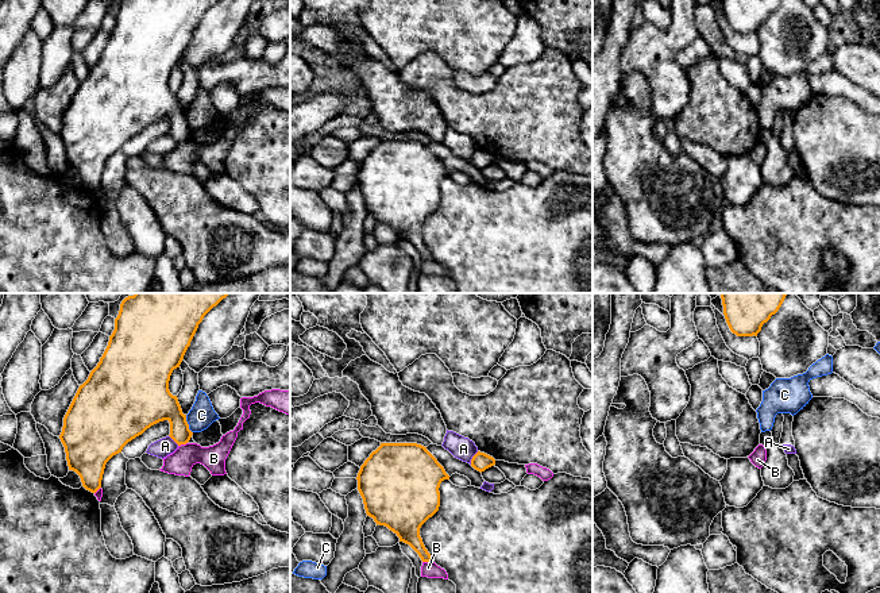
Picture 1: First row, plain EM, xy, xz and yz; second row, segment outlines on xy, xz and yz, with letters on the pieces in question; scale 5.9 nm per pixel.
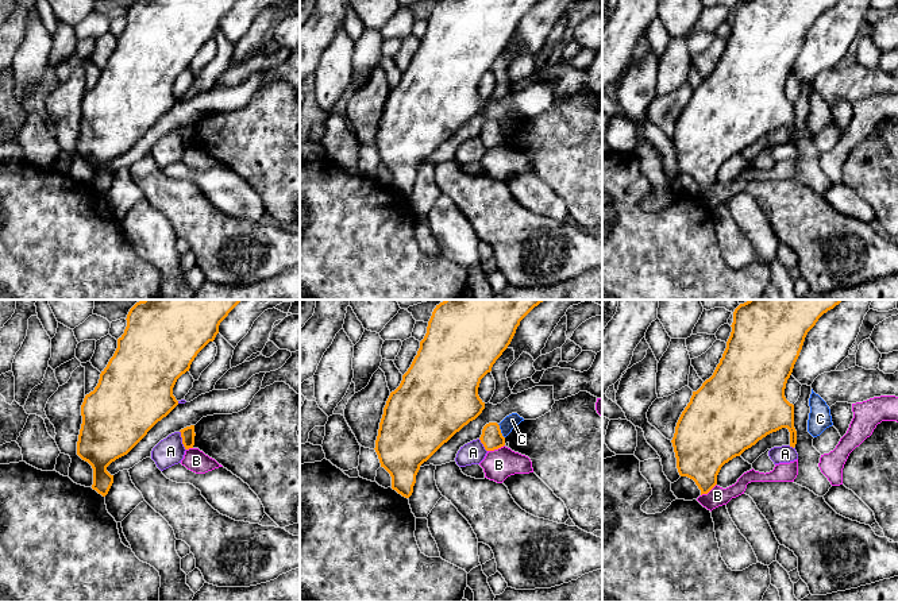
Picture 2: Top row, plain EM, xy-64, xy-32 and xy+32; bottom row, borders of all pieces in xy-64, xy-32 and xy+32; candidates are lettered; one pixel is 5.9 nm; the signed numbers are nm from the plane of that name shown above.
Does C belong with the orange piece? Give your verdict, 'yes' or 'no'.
no

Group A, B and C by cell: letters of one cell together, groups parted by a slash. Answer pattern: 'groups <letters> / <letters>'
groups A / B / C

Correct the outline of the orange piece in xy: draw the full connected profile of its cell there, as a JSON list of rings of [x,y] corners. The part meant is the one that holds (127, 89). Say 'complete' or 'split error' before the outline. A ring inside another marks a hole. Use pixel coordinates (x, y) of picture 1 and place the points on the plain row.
complete; [[[121,0],[115,27],[97,63],[88,77],[80,82],[65,115],[59,136],[65,145],[69,167],[76,169],[82,184],[96,190],[107,159],[123,145],[142,132],[151,123],[167,118],[170,135],[178,142],[186,142],[193,130],[189,127],[186,112],[182,111],[177,93],[169,88],[170,73],[180,65],[190,39],[204,14],[219,0]]]

